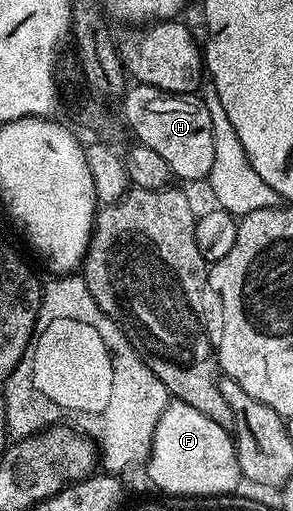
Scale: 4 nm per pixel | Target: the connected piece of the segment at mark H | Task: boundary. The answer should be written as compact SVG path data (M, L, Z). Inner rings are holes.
M133 84L126 89L123 99L125 118L133 129L138 143L147 148L155 148L163 160L167 160L167 168L174 179L182 178L185 182L197 182L208 179L211 166L215 164L215 136L211 128L211 112L207 112L204 101L193 96L167 94L163 90L156 90L153 86Z

